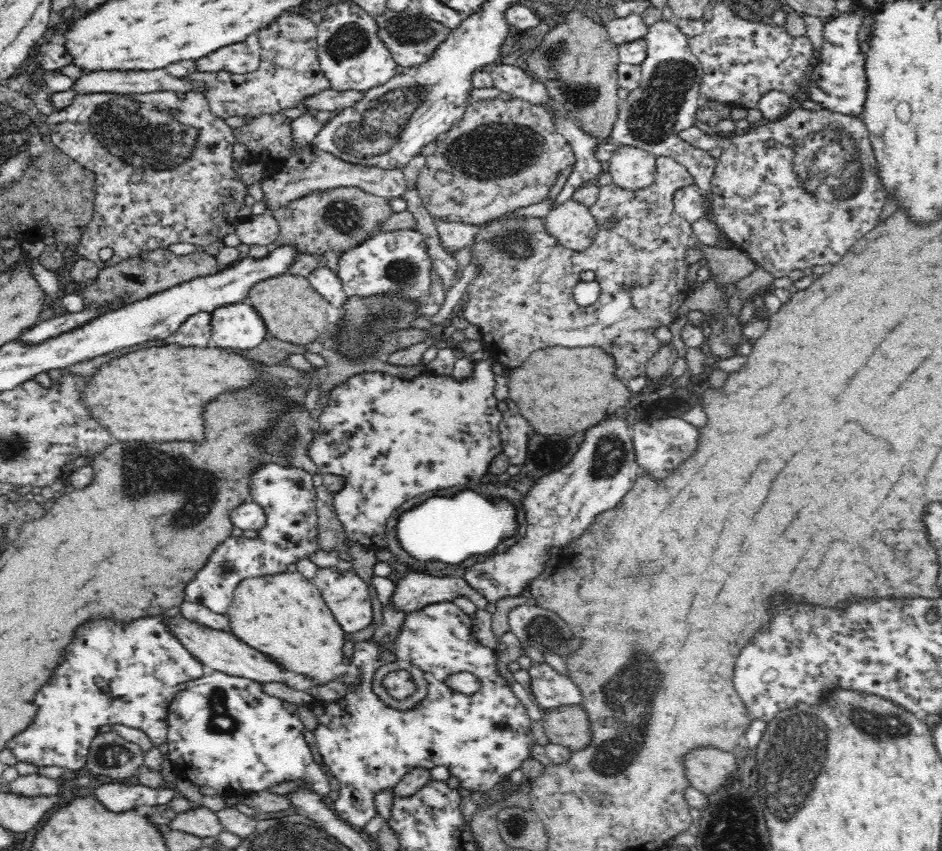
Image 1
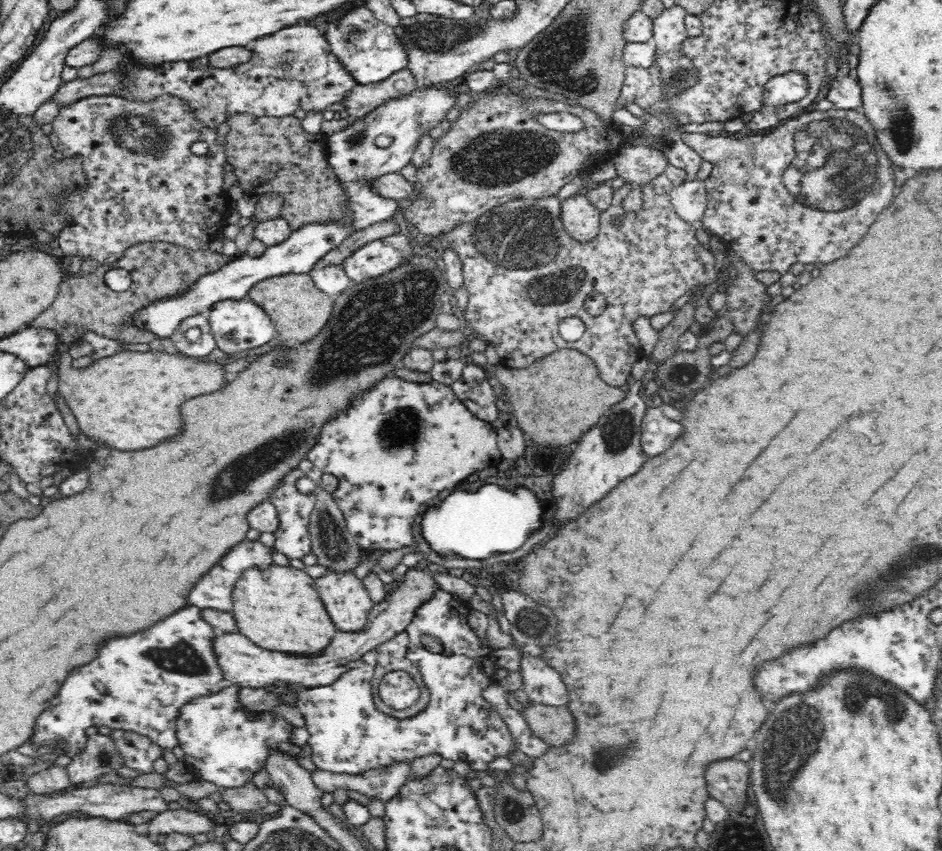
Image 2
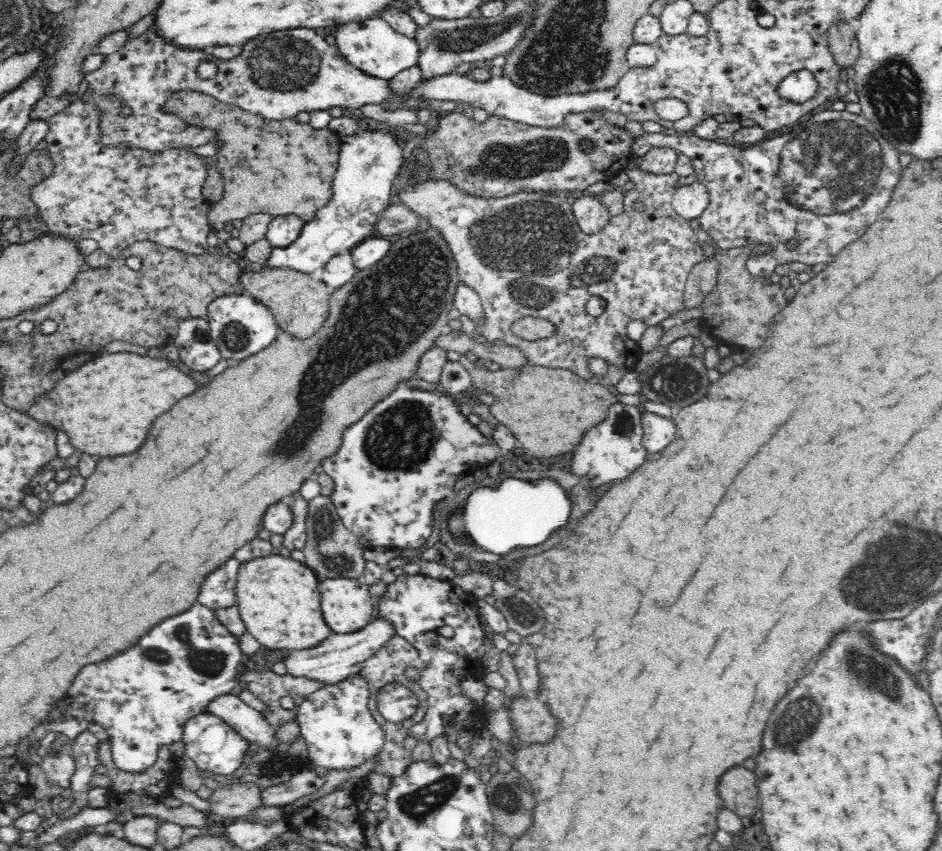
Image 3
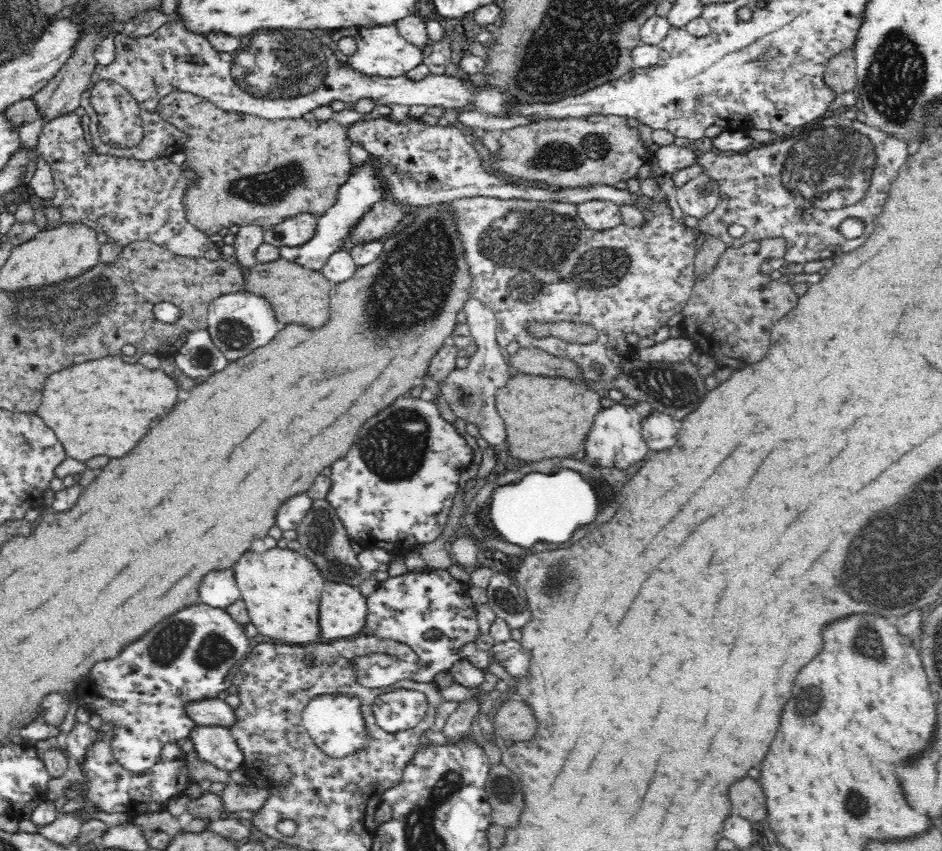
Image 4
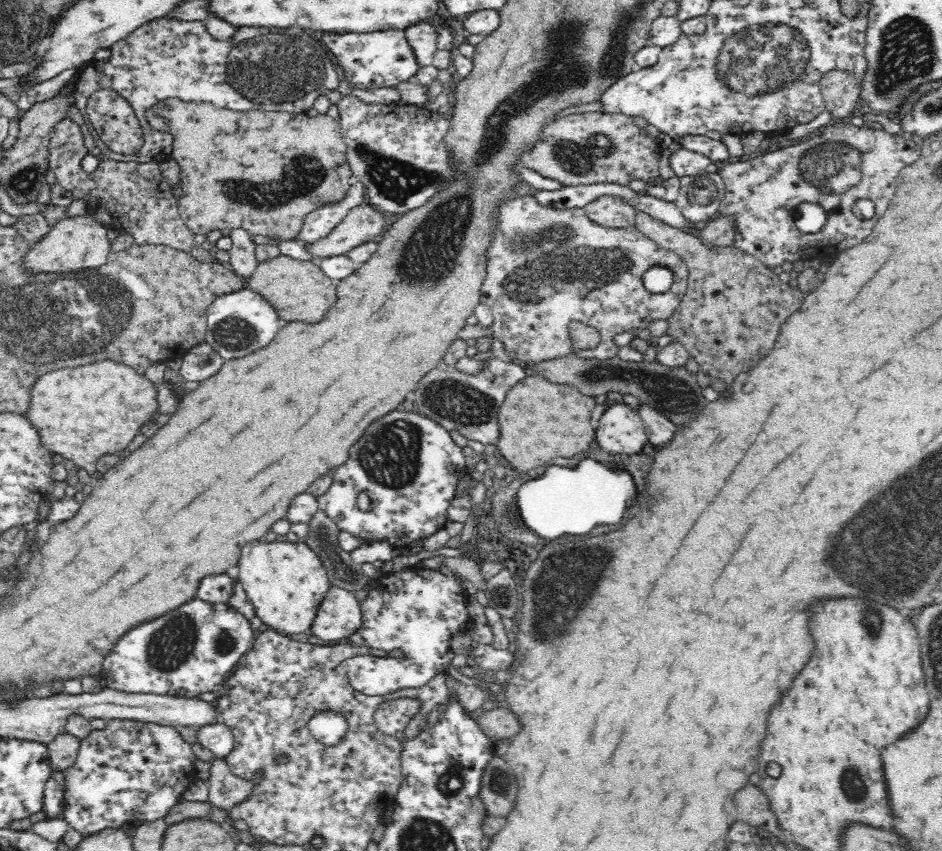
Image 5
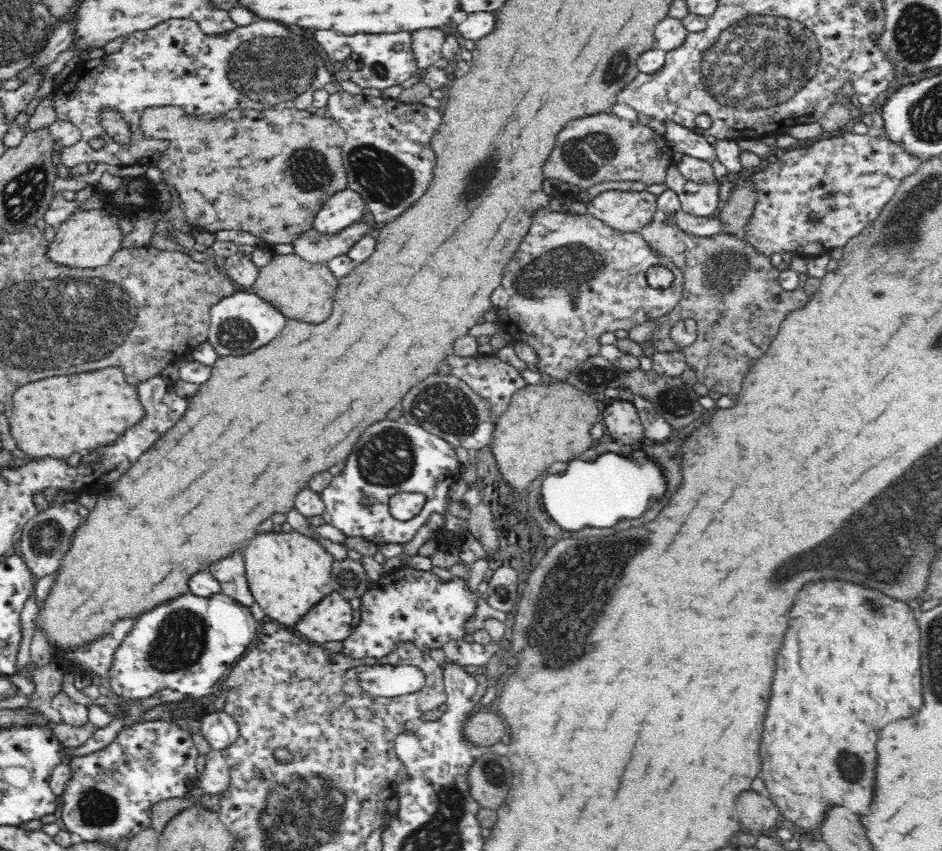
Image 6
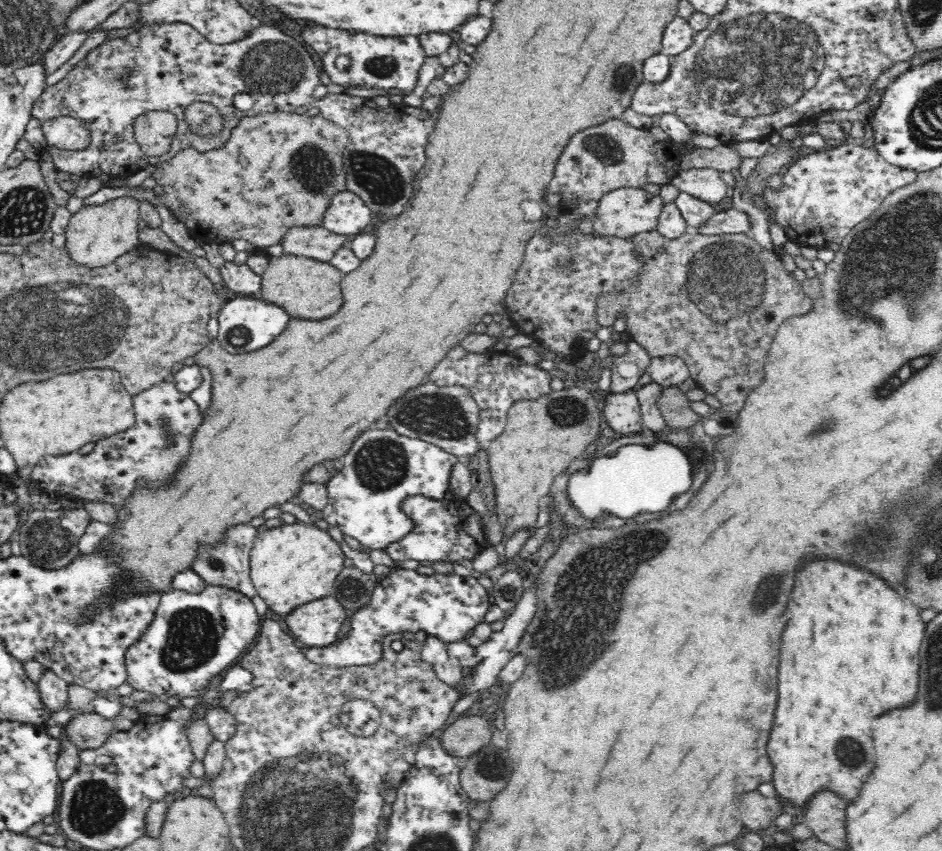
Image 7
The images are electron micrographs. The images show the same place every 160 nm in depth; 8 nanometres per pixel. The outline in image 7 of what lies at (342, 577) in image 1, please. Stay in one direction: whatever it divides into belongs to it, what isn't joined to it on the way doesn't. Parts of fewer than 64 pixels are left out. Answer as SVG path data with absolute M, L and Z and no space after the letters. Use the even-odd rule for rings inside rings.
M328 596L294 610L286 619L288 629L310 647L336 643L346 622L345 607L336 597Z

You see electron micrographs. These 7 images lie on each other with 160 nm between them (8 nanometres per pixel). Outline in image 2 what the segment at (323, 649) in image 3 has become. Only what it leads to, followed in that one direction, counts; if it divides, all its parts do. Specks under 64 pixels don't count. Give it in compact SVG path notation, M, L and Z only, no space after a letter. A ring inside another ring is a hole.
M410 568L400 579L391 584L385 600L375 603L369 610L367 624L360 632L336 632L330 646L320 657L304 659L300 656L284 656L280 652L268 652L268 650L258 648L249 638L238 632L218 631L211 640L212 653L216 655L217 666L222 670L224 678L243 687L280 689L282 686L302 686L311 689L326 686L350 671L350 662L362 659L362 656L374 650L376 645L404 631L410 625L412 618L416 616L416 610L434 599L435 594L440 591L442 591L442 586L434 580L434 569Z

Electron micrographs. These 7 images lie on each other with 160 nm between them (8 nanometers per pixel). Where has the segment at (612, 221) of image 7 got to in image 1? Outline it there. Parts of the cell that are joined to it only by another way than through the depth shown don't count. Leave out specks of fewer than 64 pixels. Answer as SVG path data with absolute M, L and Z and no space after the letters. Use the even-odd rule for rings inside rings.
M572 199L550 209L543 216L543 225L560 247L575 252L583 252L592 245L597 229L589 207Z

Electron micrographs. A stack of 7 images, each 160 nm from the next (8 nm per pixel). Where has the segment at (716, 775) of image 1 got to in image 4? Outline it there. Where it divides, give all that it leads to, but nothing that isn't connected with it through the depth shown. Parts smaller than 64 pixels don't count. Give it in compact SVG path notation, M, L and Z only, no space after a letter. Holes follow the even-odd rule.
M744 776L736 780L734 784L728 786L728 796L732 802L732 812L750 820L750 822L760 822L766 816L766 806L764 806L764 794L760 790L760 784Z

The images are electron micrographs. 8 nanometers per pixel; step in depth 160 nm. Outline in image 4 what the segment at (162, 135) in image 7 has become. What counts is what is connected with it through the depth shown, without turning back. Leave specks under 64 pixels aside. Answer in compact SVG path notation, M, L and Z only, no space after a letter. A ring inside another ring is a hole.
M180 91L171 92L163 99L160 99L158 112L169 124L182 129L183 132L189 135L188 143L183 148L183 152L186 156L185 168L195 171L199 175L199 178L195 180L194 184L192 184L192 186L188 188L188 192L186 192L186 198L184 198L184 203L186 203L186 217L188 217L190 223L195 224L196 227L208 235L216 234L216 232L220 232L222 228L229 228L232 224L237 224L240 227L256 224L262 225L264 230L268 230L272 225L280 224L280 221L284 220L287 216L308 213L319 217L327 208L330 208L330 206L335 203L337 190L344 184L345 180L348 180L348 174L351 171L347 128L338 124L336 120L331 119L325 122L320 122L316 119L307 122L304 118L265 120L253 115L221 110L215 103L196 95L196 93Z

